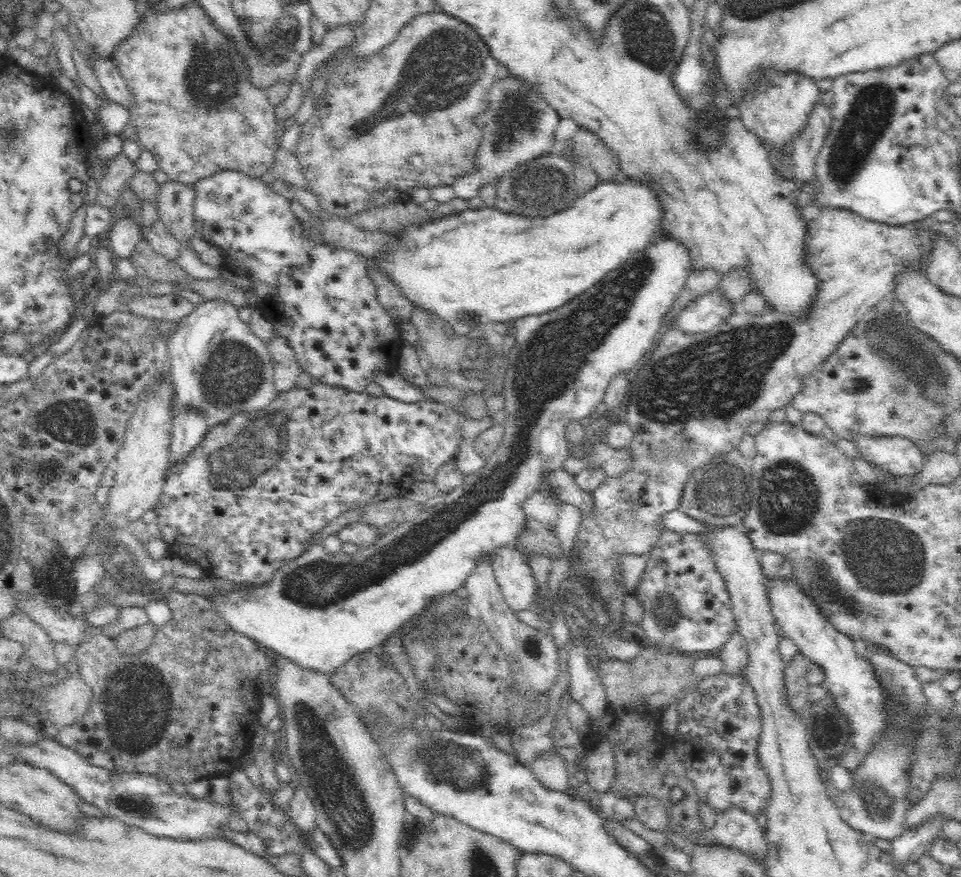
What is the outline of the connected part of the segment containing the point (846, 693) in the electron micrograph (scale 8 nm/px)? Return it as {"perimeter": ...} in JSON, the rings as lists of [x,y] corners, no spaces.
{"perimeter":[[[791,572],[786,578],[764,574],[763,583],[775,623],[785,633],[784,635],[799,647],[799,652],[807,656],[811,662],[821,664],[822,670],[825,670],[824,687],[829,687],[838,706],[841,706],[849,716],[852,736],[845,754],[842,755],[846,758],[842,758],[843,762],[839,769],[843,772],[848,771],[862,760],[862,754],[868,750],[872,738],[884,728],[884,717],[880,709],[882,691],[872,675],[872,667],[866,661],[866,657],[858,651],[858,646],[852,642],[850,635],[834,626]]]}

